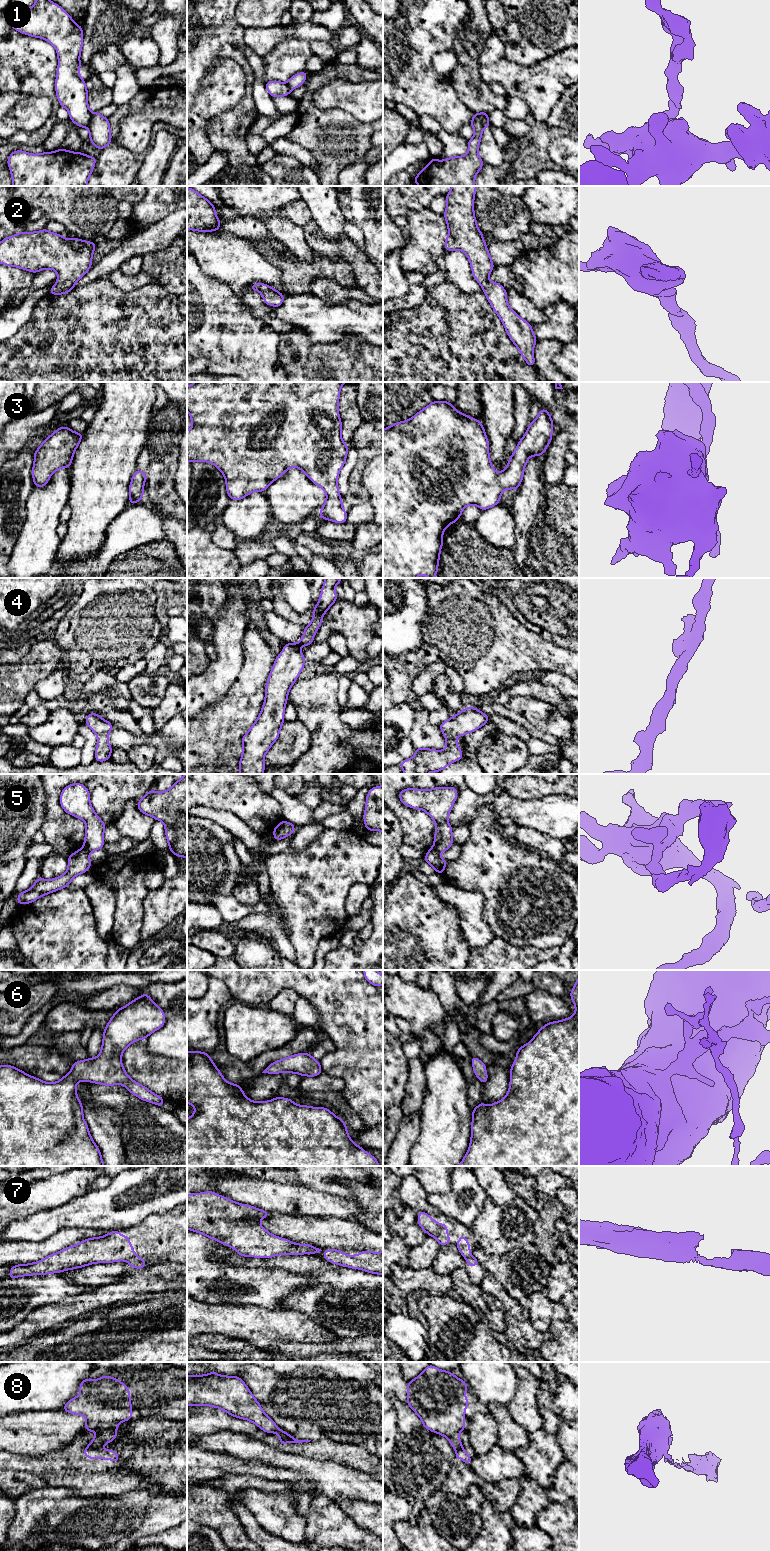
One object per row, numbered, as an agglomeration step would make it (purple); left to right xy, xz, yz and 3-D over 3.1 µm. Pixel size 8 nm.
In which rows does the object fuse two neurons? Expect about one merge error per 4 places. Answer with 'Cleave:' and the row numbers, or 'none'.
Cleave: 1, 5, 7, 8

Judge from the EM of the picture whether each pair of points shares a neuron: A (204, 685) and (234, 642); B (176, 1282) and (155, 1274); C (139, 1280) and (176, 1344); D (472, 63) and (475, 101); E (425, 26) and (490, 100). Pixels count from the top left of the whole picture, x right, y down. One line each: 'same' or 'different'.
A: same
B: same
C: different
D: same
E: different

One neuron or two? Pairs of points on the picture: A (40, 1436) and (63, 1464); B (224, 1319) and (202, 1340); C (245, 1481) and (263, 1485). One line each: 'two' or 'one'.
A: two
B: two
C: one

